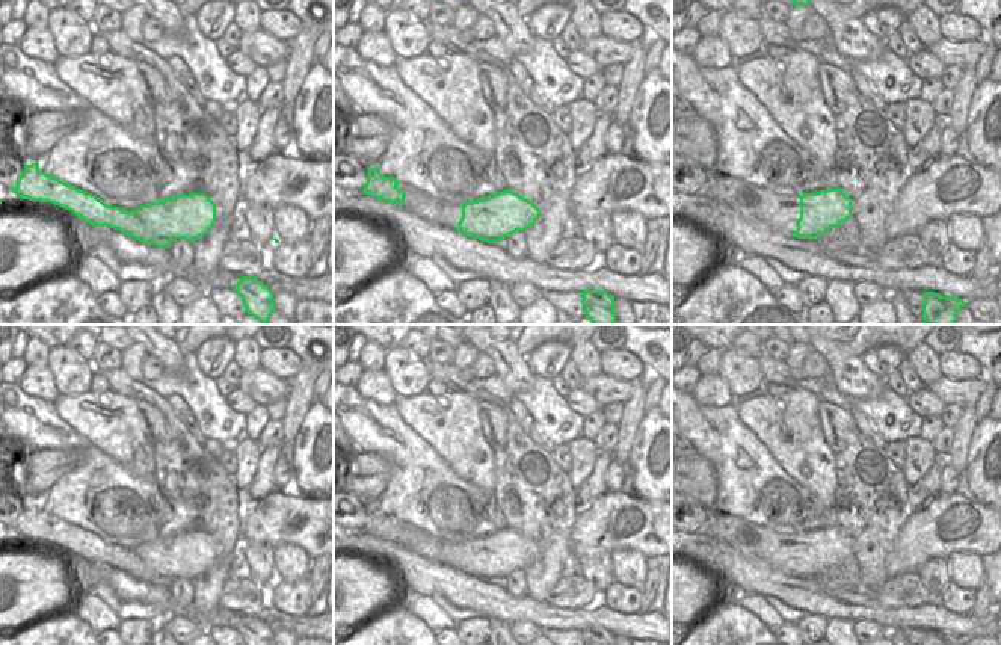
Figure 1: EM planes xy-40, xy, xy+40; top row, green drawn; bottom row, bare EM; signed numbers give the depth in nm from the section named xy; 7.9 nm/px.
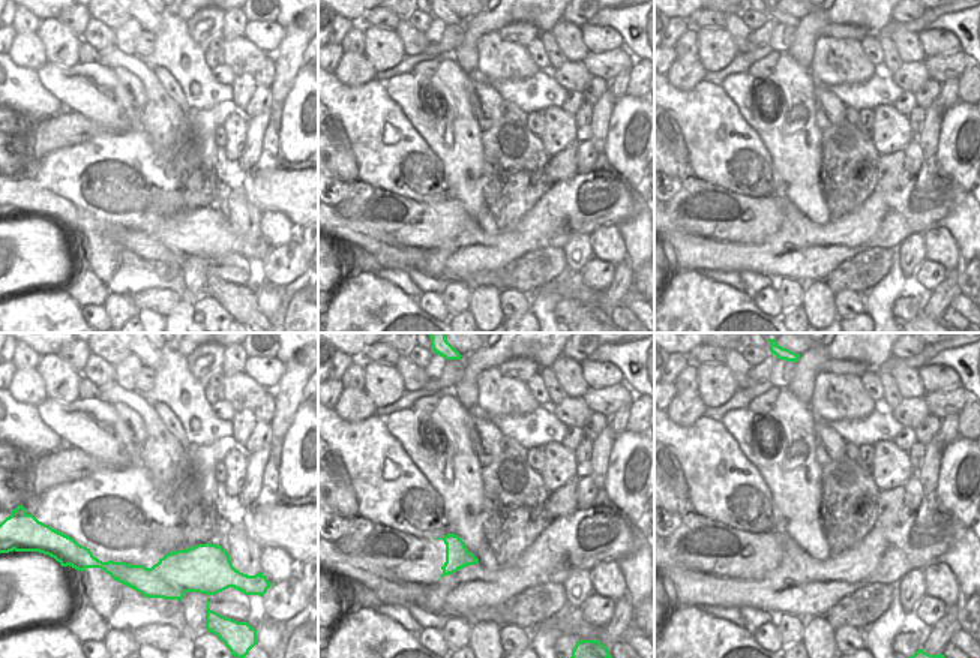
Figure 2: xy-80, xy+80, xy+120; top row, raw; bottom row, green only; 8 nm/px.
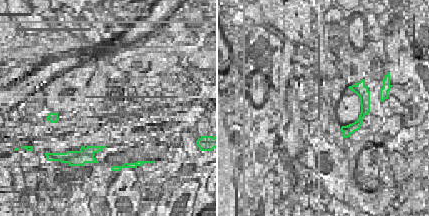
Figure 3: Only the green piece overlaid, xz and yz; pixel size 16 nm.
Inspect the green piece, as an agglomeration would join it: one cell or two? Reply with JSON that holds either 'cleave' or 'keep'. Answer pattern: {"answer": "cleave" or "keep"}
{"answer": "cleave"}

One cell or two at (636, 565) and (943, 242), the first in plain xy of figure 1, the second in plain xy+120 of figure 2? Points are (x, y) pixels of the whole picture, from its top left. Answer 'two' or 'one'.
one

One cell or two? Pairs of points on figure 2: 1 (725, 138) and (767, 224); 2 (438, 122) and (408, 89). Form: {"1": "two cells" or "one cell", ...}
{"1": "two cells", "2": "one cell"}

